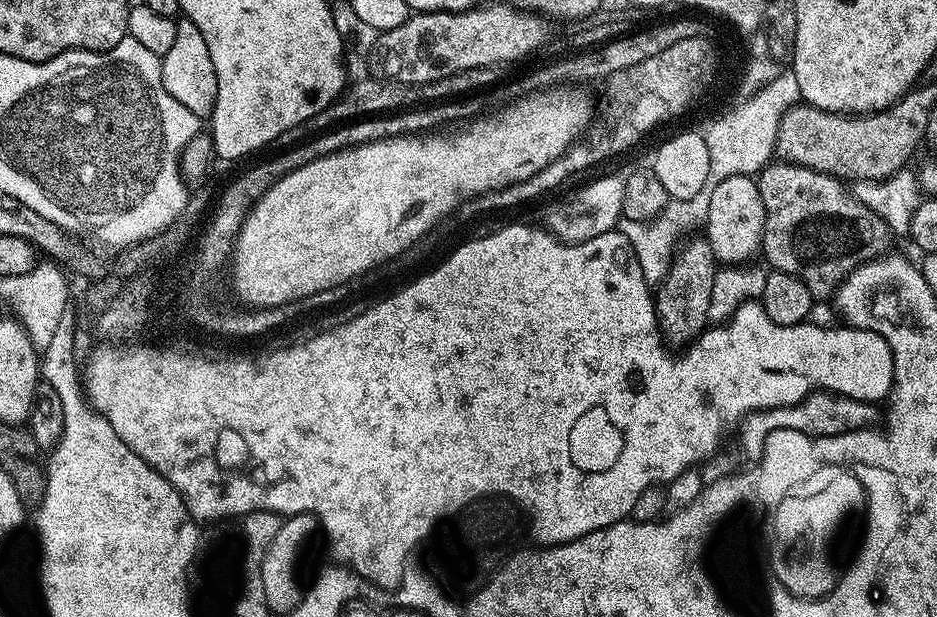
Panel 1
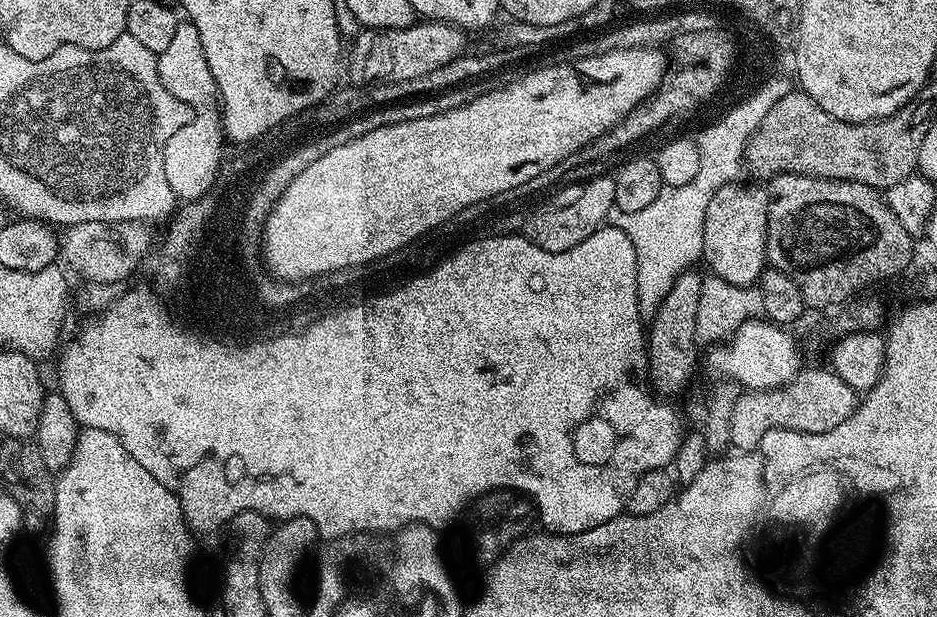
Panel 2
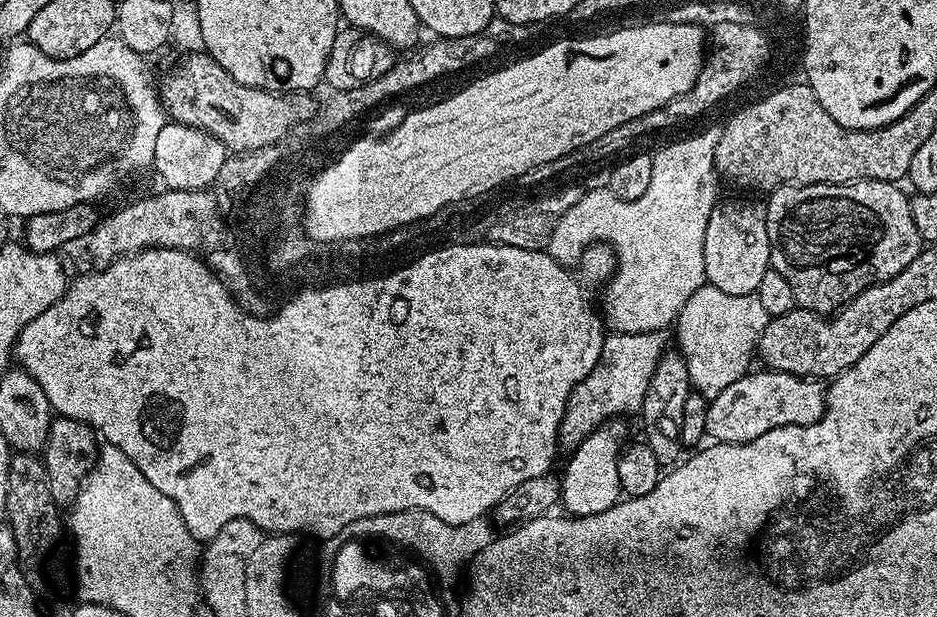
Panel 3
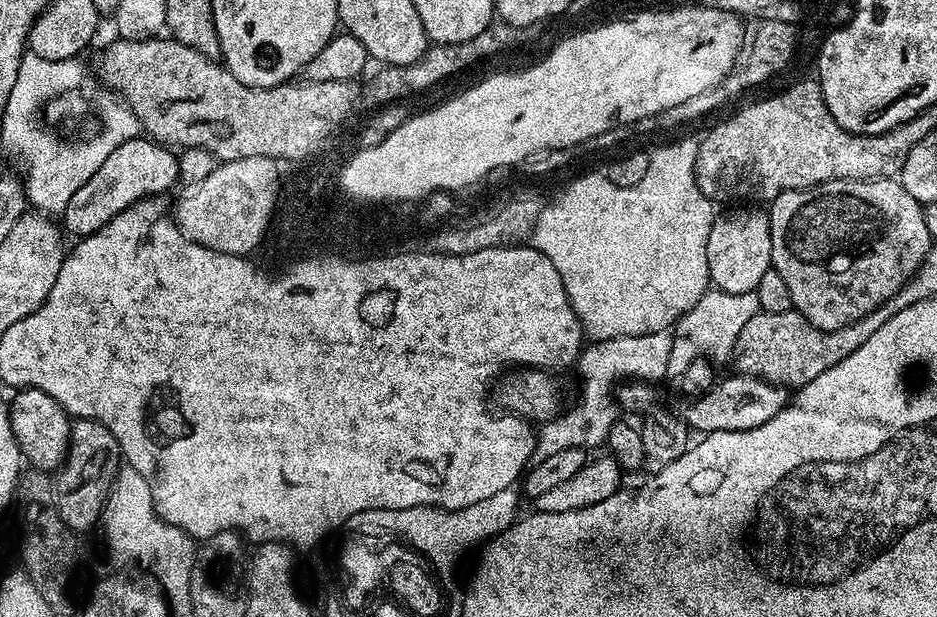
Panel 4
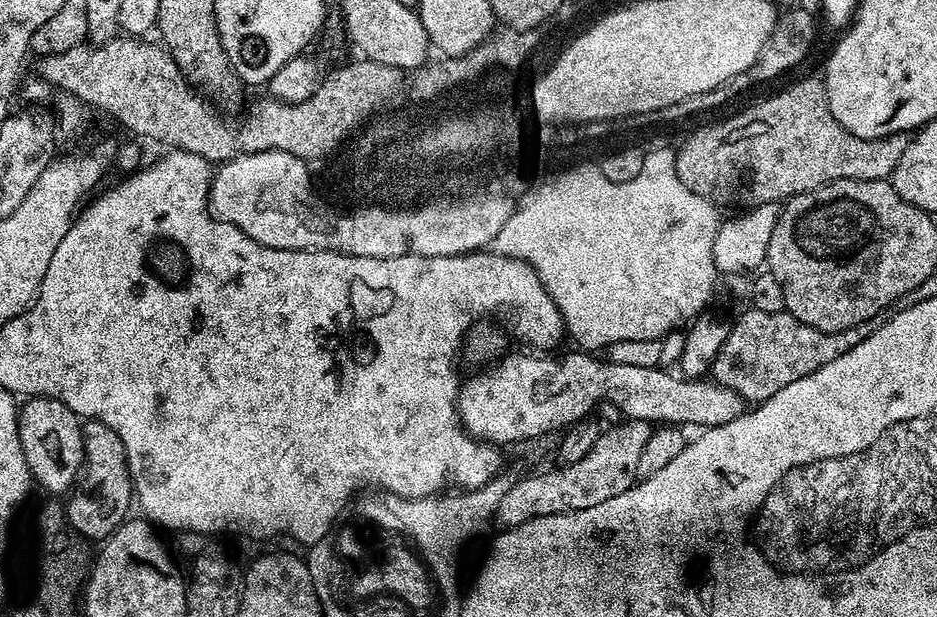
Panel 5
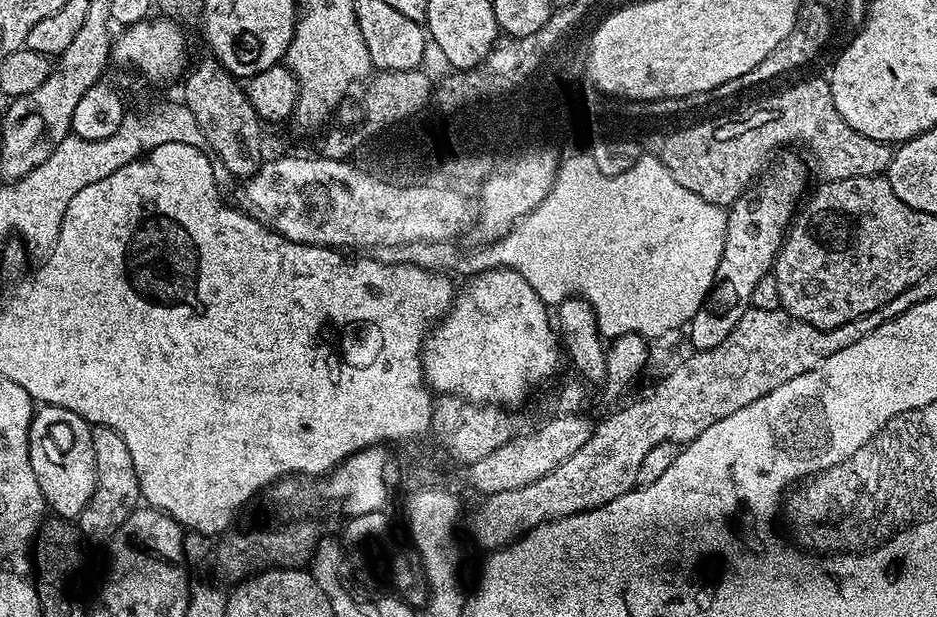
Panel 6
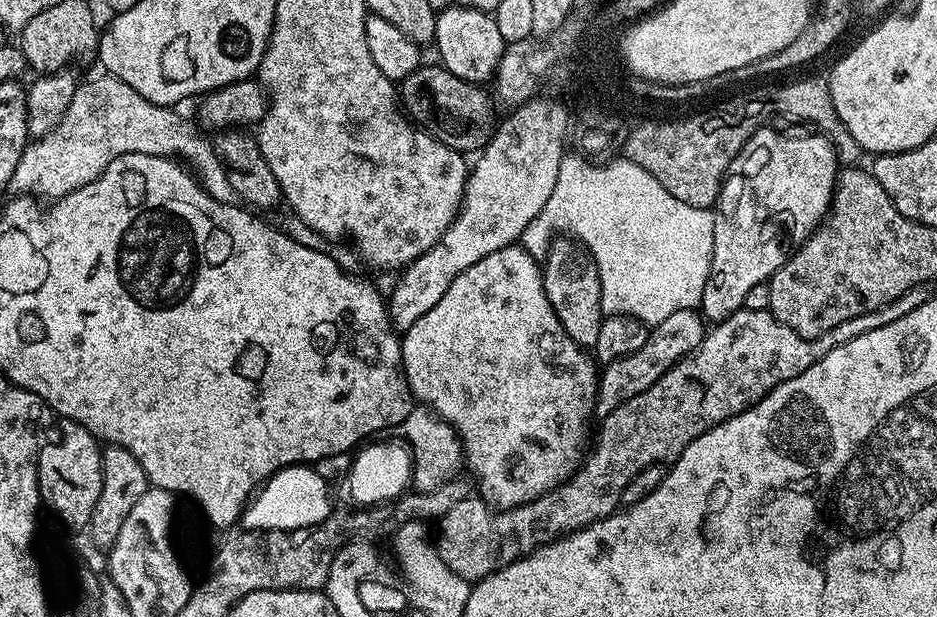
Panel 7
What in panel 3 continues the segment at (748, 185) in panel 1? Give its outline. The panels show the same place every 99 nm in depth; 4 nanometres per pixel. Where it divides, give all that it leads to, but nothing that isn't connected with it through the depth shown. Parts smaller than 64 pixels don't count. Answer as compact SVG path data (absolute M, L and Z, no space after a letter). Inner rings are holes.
M722 202L715 206L703 243L705 281L726 294L753 295L764 272L770 267L769 232L766 230L764 208L748 202Z

